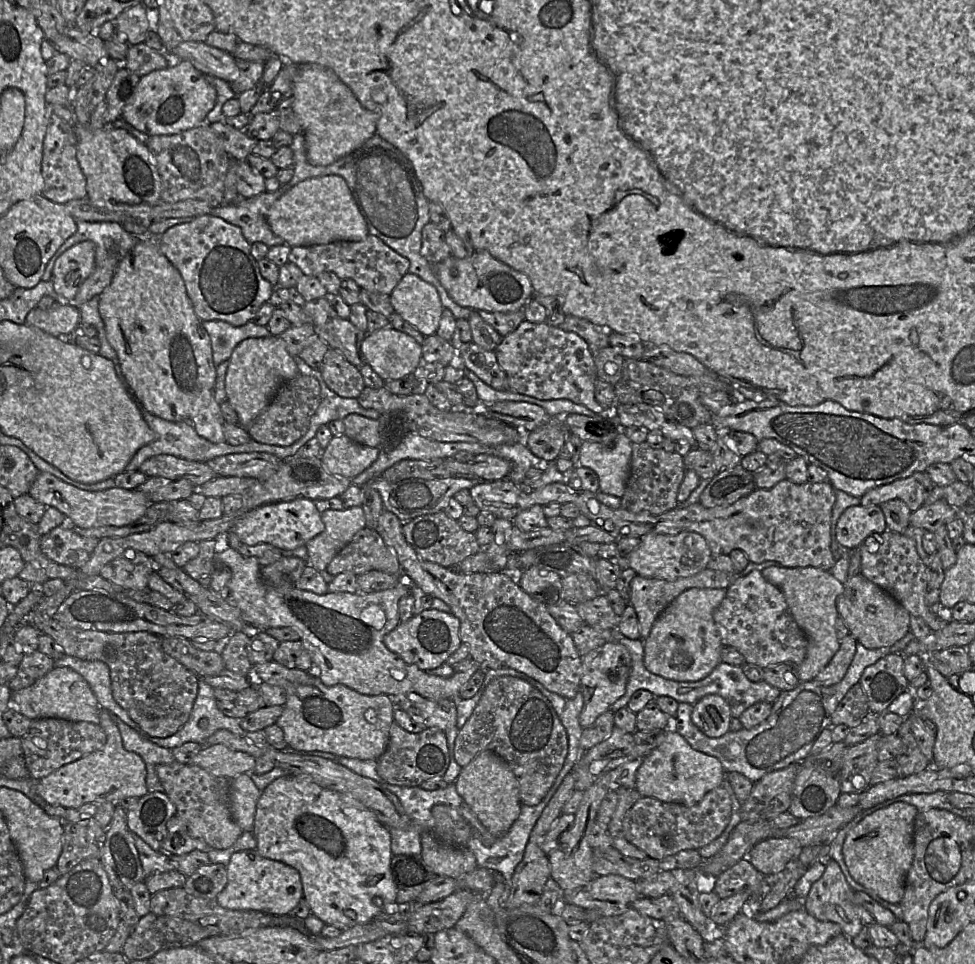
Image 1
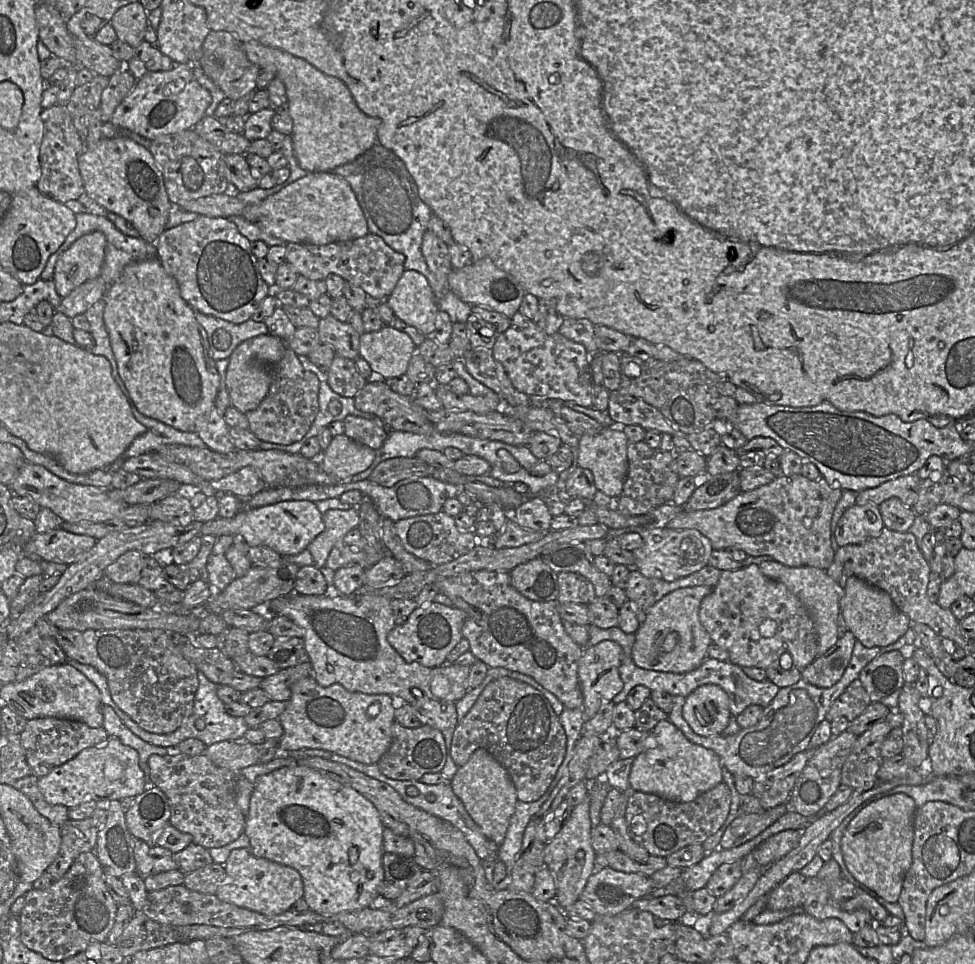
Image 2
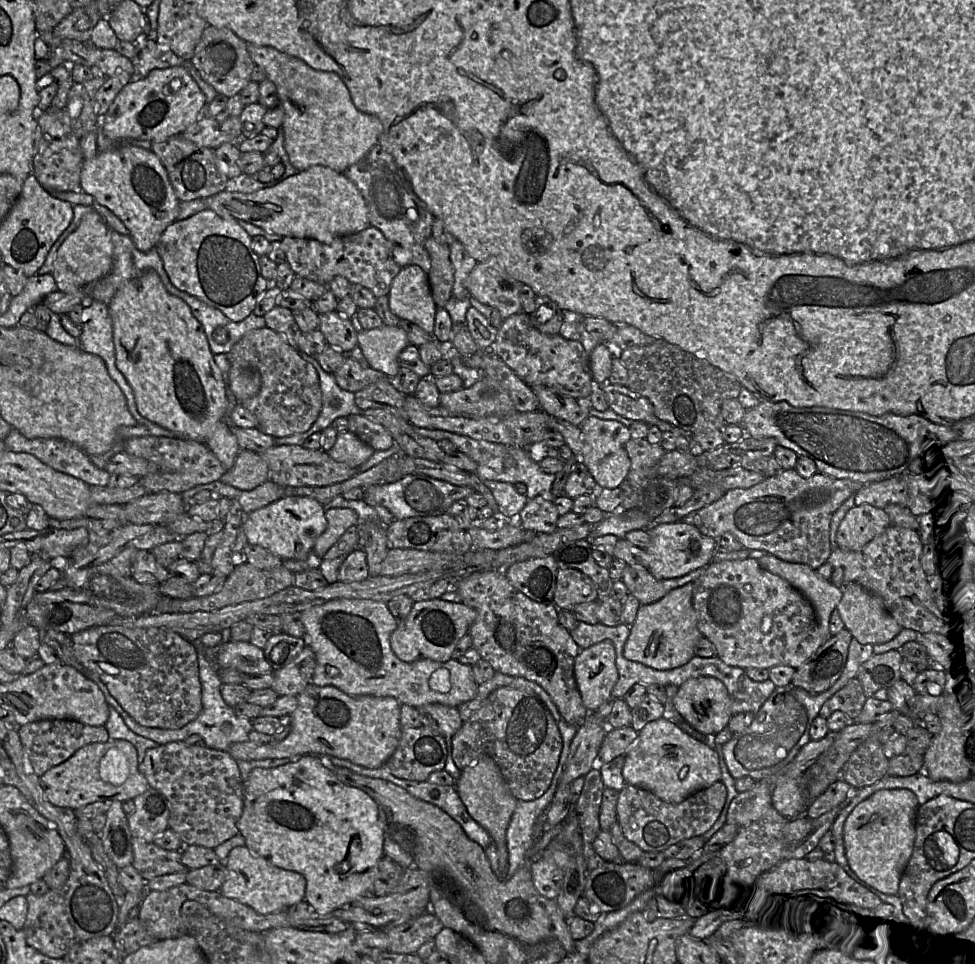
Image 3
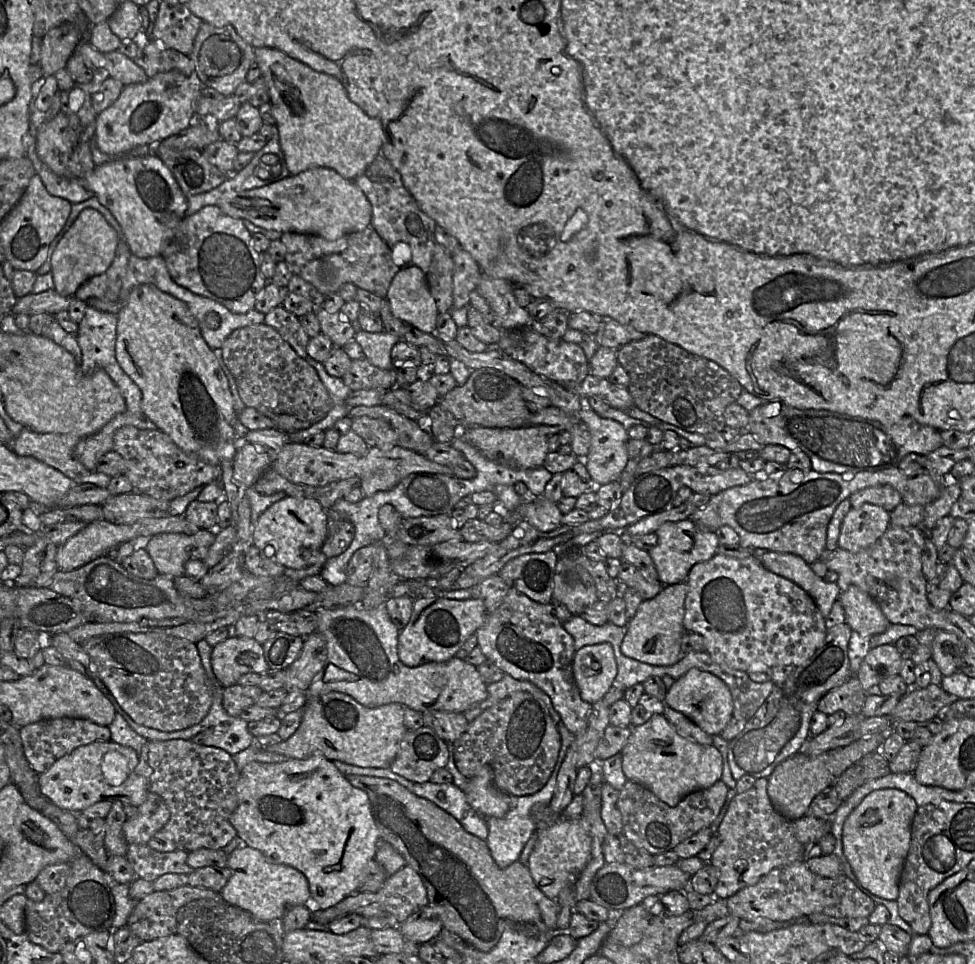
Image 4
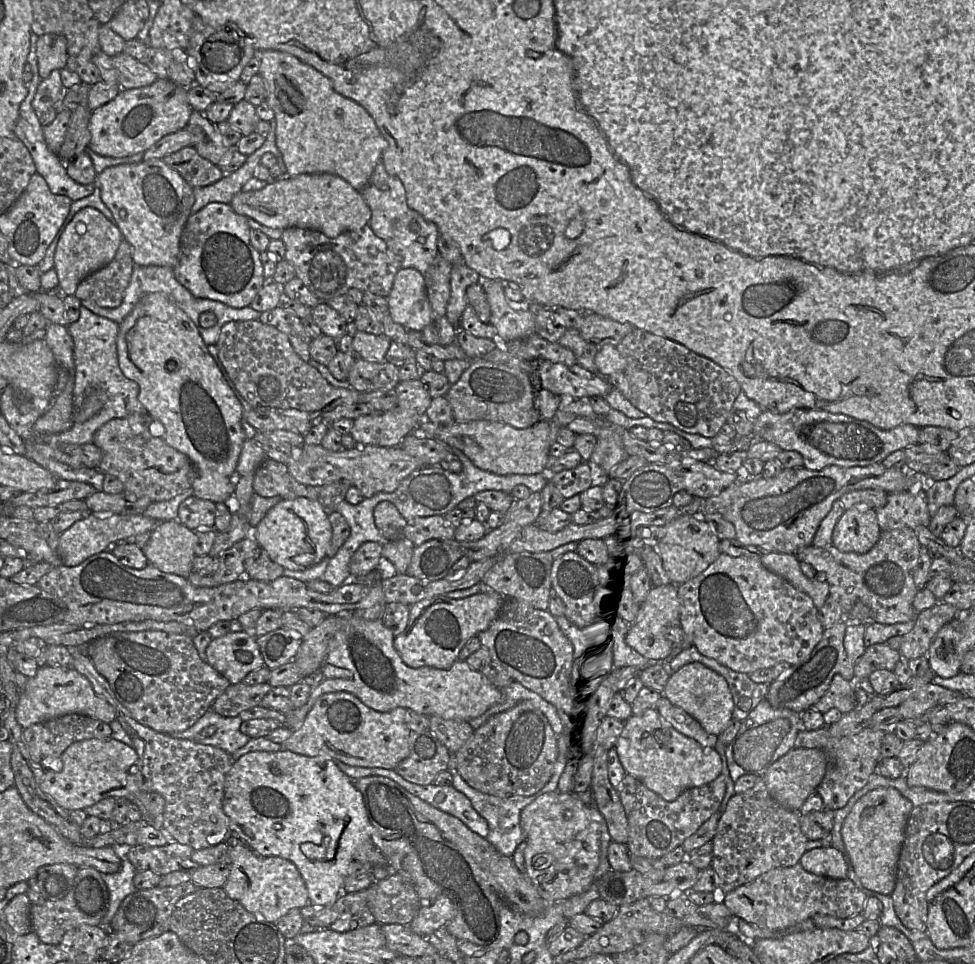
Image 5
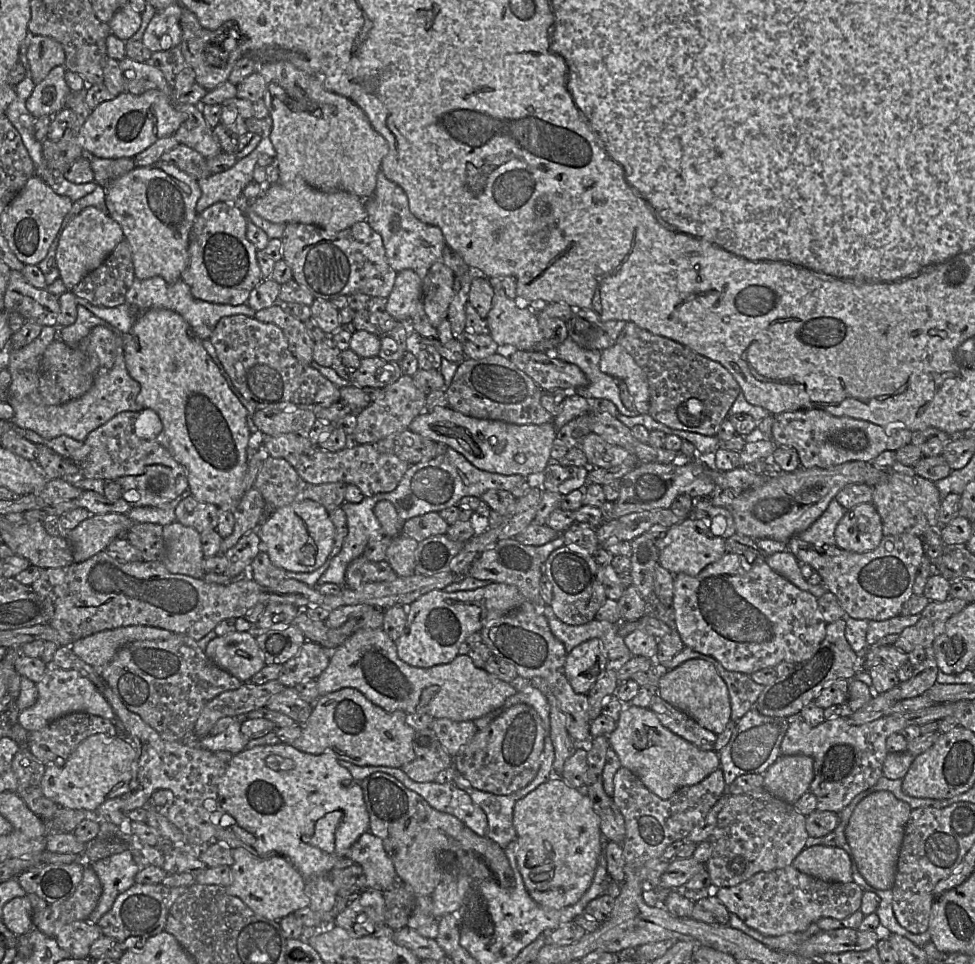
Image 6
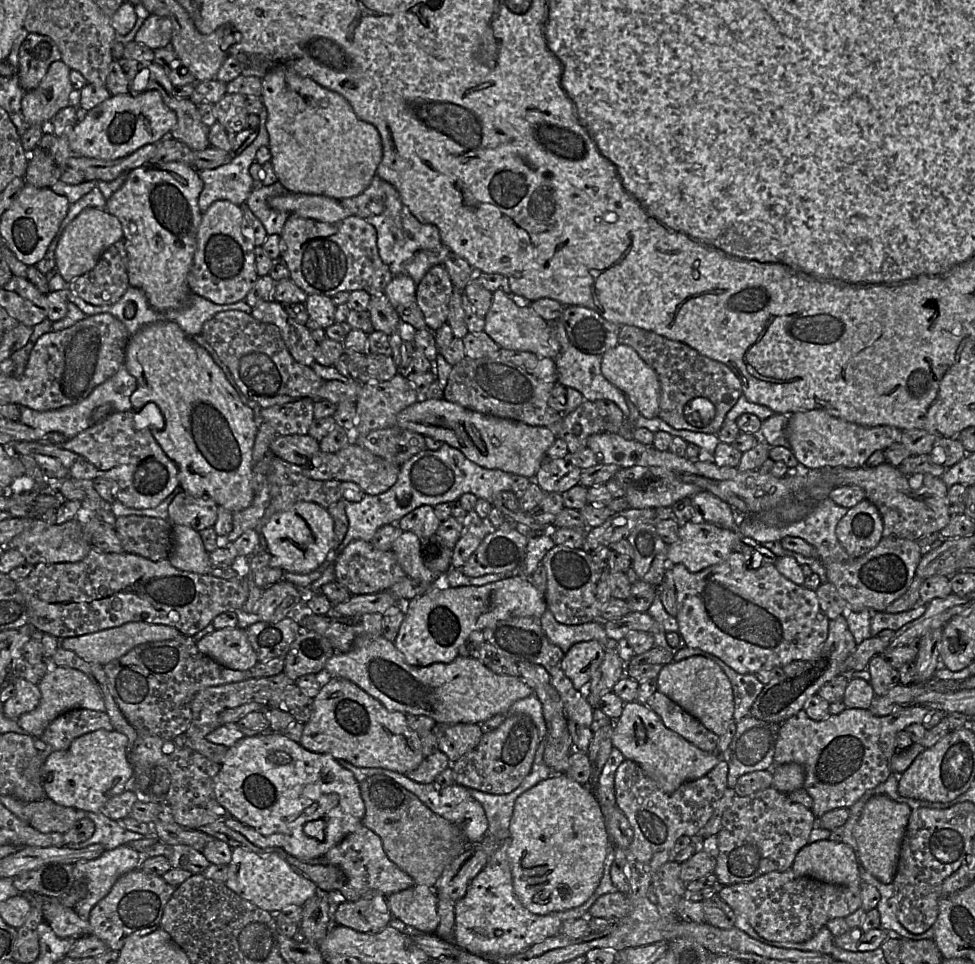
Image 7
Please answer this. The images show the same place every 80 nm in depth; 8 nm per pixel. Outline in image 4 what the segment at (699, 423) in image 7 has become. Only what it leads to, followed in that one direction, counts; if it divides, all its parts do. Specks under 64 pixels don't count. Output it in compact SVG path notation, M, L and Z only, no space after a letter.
M648 334L643 339L629 342L619 348L617 360L629 375L628 390L634 405L659 420L678 426L688 432L703 435L715 431L722 432L726 426L725 409L728 405L736 402L744 390L739 381L716 362L693 354L654 334Z

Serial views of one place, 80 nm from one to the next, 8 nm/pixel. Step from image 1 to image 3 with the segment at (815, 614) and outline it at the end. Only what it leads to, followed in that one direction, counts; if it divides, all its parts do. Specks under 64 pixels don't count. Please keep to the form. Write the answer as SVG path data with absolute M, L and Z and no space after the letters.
M769 553L758 561L762 568L789 582L811 602L819 620L824 641L828 639L831 636L830 617L843 596L843 590L809 565L786 562Z

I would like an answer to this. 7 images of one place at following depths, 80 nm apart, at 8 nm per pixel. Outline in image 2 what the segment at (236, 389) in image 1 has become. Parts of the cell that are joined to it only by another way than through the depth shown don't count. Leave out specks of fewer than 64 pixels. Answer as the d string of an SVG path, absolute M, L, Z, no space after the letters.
M265 334L242 342L233 351L226 371L226 388L233 407L246 414L259 406L272 383L270 367L283 358L286 348L286 343L281 338Z

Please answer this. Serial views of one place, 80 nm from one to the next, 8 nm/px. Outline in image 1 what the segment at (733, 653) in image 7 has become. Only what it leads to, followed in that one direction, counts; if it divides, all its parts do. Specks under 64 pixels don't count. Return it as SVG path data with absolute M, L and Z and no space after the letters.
M762 571L736 575L713 618L723 646L738 650L747 664L763 669L780 663L798 666L806 657L806 635L793 618L782 591L768 582Z

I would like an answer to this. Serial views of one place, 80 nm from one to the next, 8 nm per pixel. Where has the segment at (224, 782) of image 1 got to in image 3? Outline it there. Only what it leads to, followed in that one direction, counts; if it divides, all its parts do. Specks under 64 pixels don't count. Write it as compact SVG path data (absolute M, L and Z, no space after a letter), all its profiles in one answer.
M175 741L175 742L170 742L168 744L158 745L155 748L148 749L145 753L145 757L143 761L141 763L138 763L138 770L140 773L142 773L145 776L149 784L149 787L158 790L167 799L169 813L170 813L168 820L168 828L173 830L180 837L184 846L198 845L198 846L214 849L239 833L237 822L241 817L241 814L243 812L243 806L244 806L243 780L240 775L237 761L228 752L211 749L206 747L205 745L194 746L194 745L187 745L183 741Z

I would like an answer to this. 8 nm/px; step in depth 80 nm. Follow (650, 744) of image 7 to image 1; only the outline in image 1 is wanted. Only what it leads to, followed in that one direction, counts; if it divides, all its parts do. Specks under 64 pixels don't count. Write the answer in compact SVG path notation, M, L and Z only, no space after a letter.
M669 727L663 734L663 741L642 759L636 775L636 789L642 796L691 806L725 780L726 771L718 758L694 749L682 735Z

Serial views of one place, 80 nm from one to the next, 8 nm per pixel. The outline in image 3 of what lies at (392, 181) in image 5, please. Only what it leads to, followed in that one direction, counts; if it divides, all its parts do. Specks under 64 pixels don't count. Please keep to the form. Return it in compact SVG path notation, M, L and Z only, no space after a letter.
M378 143L362 160L348 167L343 174L361 192L369 208L370 225L380 230L393 245L402 246L409 252L405 267L418 265L428 275L431 260L425 249L425 241L432 236L434 216L417 197L407 175L393 156L384 151Z

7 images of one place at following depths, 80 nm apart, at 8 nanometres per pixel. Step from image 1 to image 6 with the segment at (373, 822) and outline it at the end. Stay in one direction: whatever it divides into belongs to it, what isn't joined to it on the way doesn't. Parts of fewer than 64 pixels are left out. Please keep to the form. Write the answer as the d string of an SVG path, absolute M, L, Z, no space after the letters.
M287 743L244 749L233 755L218 782L217 792L219 805L224 811L220 827L232 830L260 856L282 855L287 858L304 878L310 899L308 907L316 912L330 912L336 903L337 890L329 879L329 872L370 826L360 783L338 764L336 757L305 753Z

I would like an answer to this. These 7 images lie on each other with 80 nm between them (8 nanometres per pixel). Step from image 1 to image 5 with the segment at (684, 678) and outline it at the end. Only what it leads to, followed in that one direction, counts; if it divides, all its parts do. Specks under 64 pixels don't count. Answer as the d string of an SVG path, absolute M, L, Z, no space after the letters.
M674 583L652 587L646 600L639 607L635 621L628 626L627 645L649 661L662 661L672 650L672 643L665 637L665 629L679 626L680 601Z

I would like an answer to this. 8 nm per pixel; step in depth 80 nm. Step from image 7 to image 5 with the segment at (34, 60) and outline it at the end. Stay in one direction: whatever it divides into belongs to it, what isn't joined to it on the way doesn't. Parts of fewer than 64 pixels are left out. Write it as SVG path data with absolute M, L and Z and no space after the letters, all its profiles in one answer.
M48 33L38 37L36 44L38 72L43 80L55 69L66 67L67 41L63 35Z

